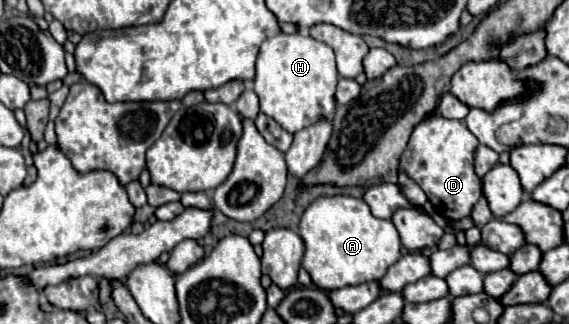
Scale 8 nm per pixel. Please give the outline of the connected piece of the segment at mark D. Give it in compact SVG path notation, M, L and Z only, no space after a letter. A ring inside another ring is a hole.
M430 114L412 132L398 170L412 178L428 196L440 216L448 220L468 218L474 204L482 196L482 180L474 172L474 150L478 140L460 120L446 120L440 114Z

